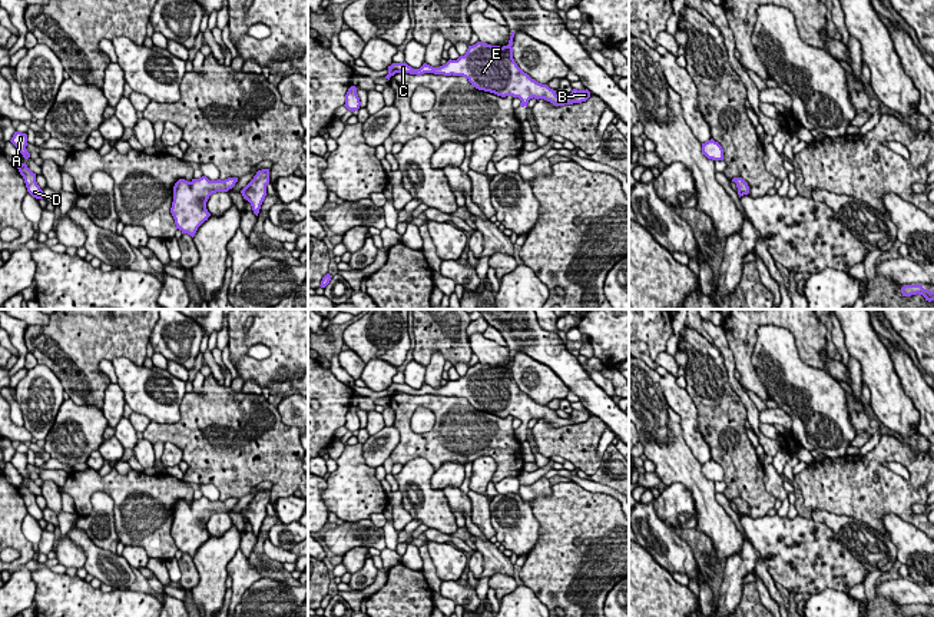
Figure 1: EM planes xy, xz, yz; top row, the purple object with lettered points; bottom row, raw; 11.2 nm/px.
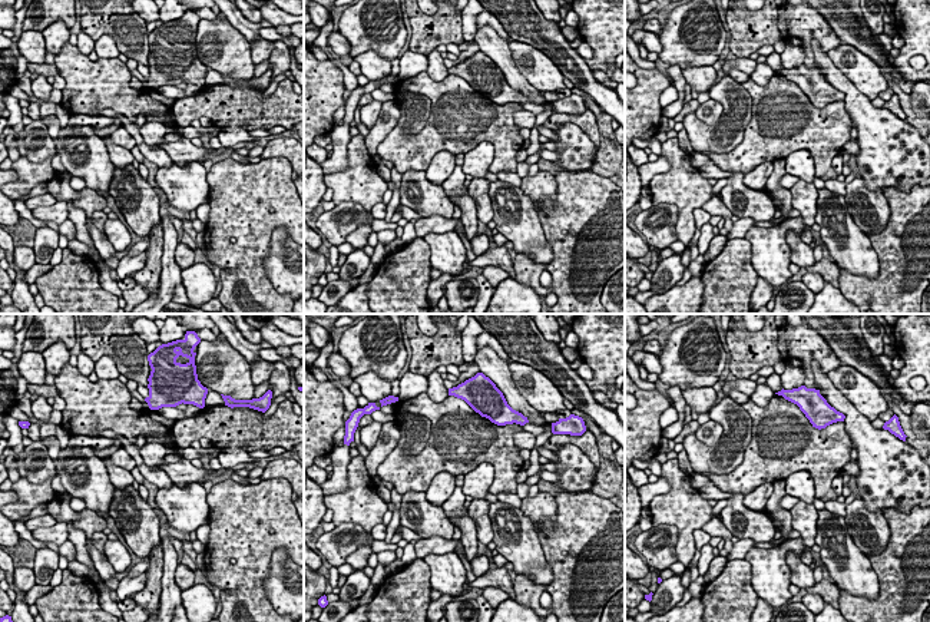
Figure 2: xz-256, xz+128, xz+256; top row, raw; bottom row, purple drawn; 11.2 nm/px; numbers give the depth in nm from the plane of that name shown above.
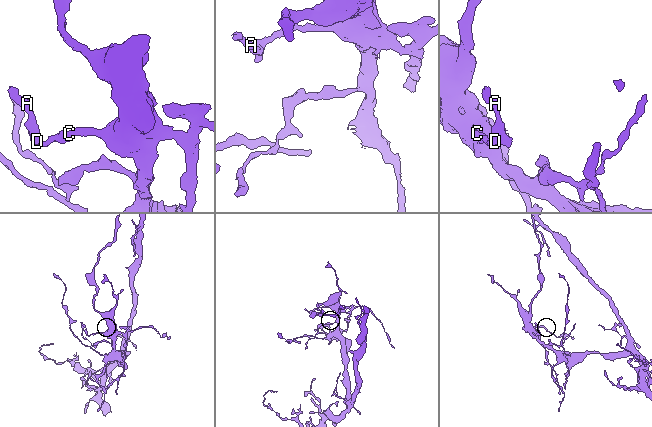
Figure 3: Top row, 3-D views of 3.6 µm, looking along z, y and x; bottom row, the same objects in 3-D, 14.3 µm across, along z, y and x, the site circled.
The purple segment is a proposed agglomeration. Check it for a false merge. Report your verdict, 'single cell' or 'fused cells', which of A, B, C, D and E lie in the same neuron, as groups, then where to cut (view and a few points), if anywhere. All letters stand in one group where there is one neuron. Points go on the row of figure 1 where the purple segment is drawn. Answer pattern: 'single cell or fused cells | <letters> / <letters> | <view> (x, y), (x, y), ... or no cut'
single cell | A B C D E | no cut

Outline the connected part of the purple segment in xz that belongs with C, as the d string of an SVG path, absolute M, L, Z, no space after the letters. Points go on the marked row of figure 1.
M511 31L507 46L491 46L477 42L468 46L464 56L457 60L448 60L440 67L433 67L424 63L420 69L413 69L405 62L393 63L388 66L390 80L395 73L410 73L421 76L424 73L463 76L473 87L506 97L513 96L521 100L520 106L527 107L530 99L544 99L554 106L564 106L586 102L590 92L573 89L569 97L560 97L556 90L547 84L541 84L524 73L513 59L513 37Z

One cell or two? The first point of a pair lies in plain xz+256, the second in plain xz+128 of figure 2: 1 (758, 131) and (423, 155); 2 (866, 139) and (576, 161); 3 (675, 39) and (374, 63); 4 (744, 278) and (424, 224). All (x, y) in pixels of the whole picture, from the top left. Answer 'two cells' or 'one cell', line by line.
1: one cell
2: one cell
3: two cells
4: two cells

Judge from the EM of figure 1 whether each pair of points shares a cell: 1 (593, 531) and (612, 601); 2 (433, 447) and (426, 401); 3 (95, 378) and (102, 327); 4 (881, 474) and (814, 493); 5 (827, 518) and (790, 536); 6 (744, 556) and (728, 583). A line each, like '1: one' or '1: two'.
1: two
2: one
3: one
4: one
5: two
6: one

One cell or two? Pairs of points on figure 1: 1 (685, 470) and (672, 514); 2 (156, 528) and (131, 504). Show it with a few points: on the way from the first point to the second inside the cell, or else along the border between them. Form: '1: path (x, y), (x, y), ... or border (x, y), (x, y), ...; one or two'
1: border (668, 484), (681, 483), (689, 491), (696, 514); two
2: path (151, 523), (136, 508); one

